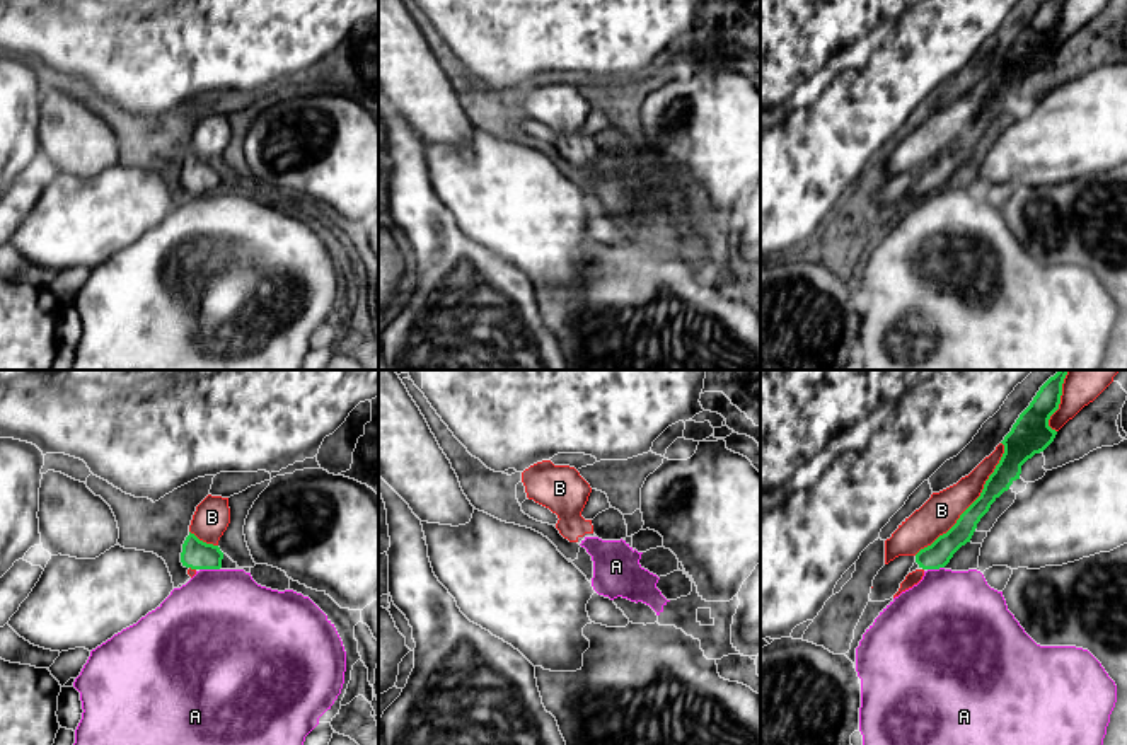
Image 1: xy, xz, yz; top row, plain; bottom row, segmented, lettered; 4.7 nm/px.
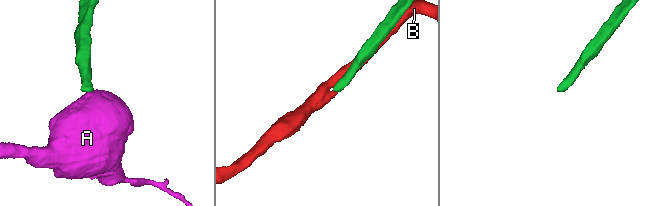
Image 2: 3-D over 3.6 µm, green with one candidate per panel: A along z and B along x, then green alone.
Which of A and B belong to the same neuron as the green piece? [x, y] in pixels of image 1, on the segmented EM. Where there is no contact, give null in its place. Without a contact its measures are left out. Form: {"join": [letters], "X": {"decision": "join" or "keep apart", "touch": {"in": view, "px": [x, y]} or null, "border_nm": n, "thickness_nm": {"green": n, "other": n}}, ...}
{"join": ["B"], "A": {"decision": "keep apart", "touch": {"in": "xy", "px": [210, 568]}, "border_nm": 100, "thickness_nm": {"green": 140, "other": 480}}, "B": {"decision": "join", "touch": {"in": "yz", "px": [972, 503]}, "border_nm": 700, "thickness_nm": {"green": 120, "other": 170}}}

